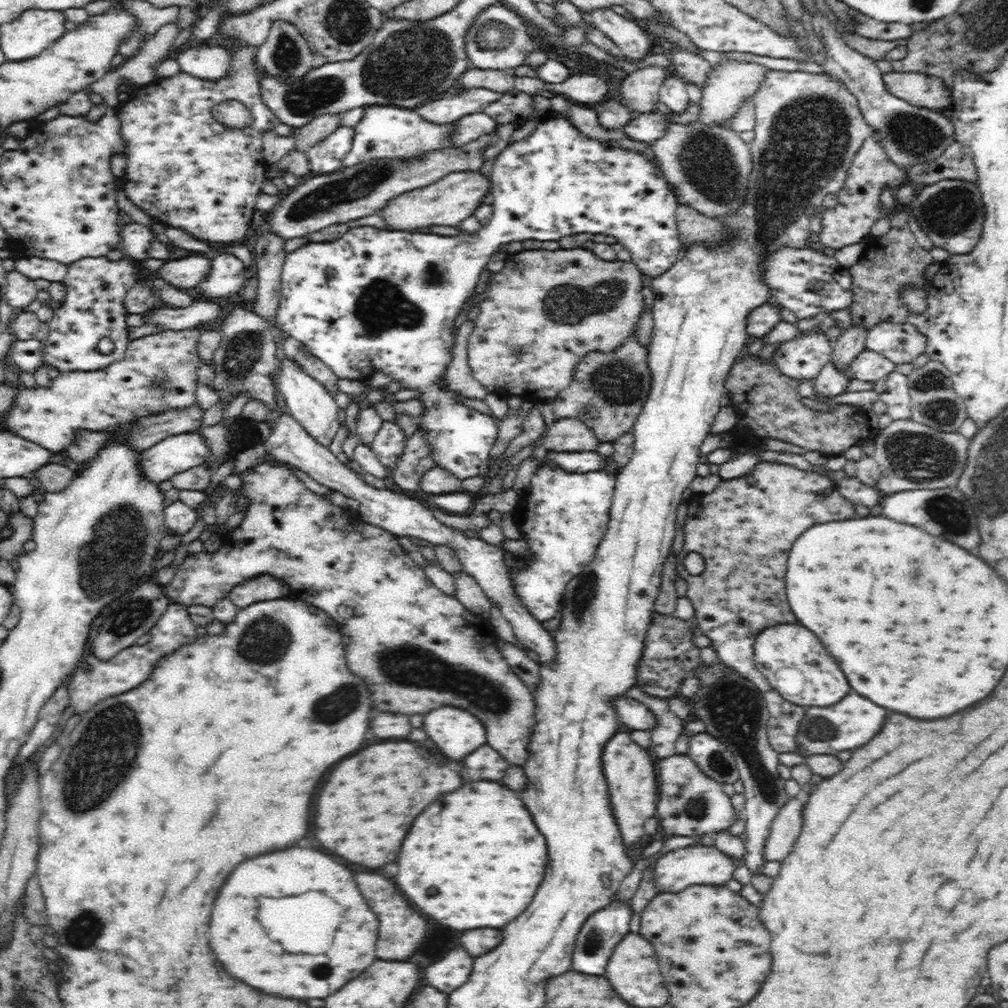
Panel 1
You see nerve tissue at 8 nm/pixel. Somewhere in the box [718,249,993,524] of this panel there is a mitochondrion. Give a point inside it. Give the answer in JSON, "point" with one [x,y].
{"point":[918,456]}

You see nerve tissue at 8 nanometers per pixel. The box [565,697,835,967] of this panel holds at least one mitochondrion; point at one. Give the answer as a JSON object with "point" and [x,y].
{"point":[720,762]}

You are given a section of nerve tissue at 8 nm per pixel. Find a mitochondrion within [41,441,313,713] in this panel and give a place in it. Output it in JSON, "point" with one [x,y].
{"point":[121,532]}

